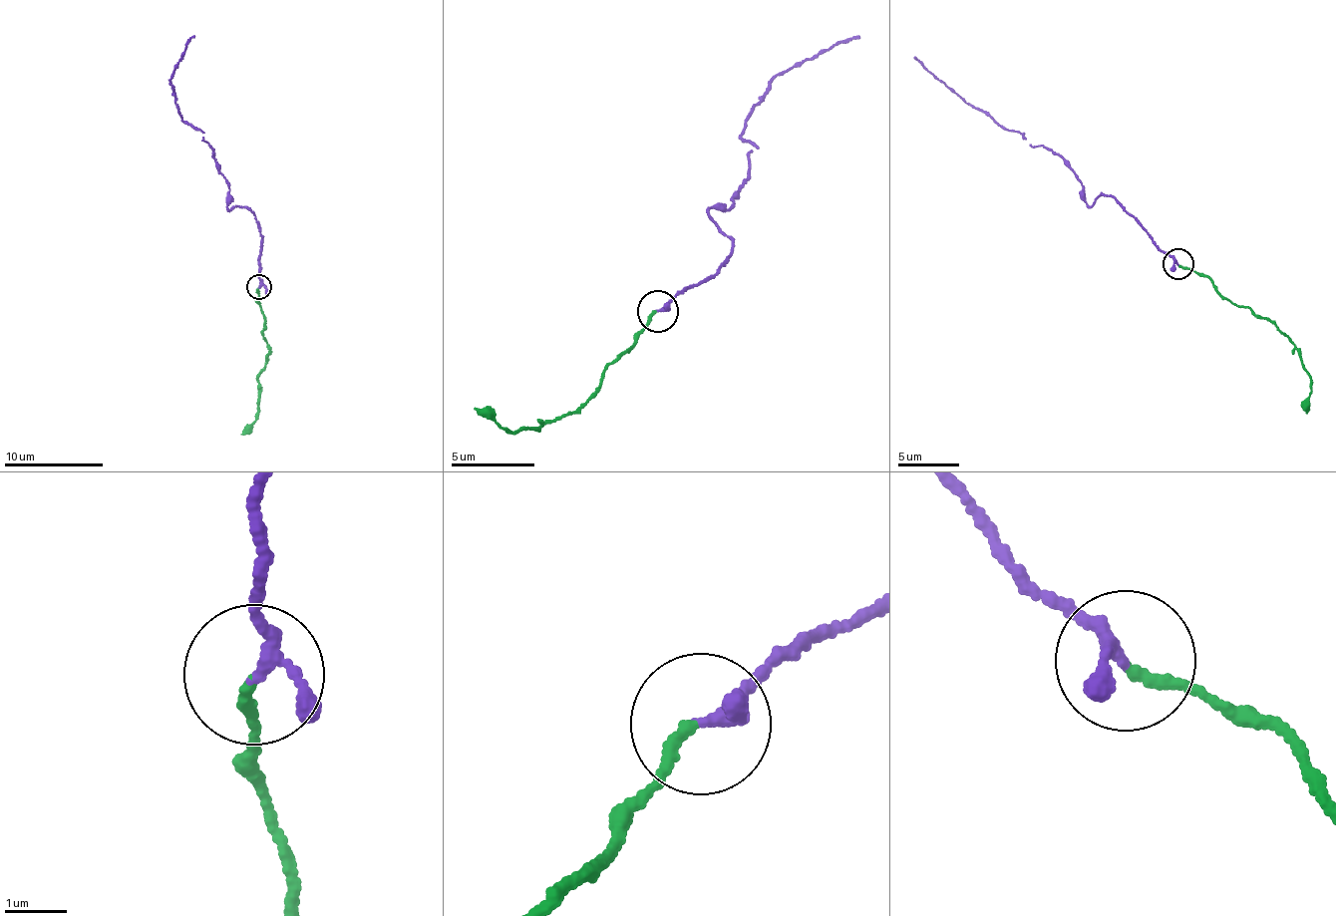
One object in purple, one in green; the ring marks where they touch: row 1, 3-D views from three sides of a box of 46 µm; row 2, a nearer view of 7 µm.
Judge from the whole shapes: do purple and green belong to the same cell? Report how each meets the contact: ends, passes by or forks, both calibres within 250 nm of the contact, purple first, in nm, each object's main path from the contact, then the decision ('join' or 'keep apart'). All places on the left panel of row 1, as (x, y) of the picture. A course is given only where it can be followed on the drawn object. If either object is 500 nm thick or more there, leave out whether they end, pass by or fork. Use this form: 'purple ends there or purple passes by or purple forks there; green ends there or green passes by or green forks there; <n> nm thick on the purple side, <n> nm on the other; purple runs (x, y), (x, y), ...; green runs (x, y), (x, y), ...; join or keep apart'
purple passes by; green ends there; 160 nm thick on the purple side, 160 nm on the other; purple runs (258, 287), (262, 245), (253, 214), (228, 209), (228, 179), (202, 133), (177, 113), (171, 77), (192, 36); green runs (258, 287), (265, 320), (263, 338), (270, 349), (257, 391), (256, 422), (240, 435); join

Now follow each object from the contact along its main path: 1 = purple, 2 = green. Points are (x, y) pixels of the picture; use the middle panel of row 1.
1: (656, 310), (730, 252), (708, 212), (736, 207), (756, 150), (745, 116), (780, 74), (858, 35)
2: (656, 310), (626, 352), (602, 373), (596, 393), (559, 418), (531, 429), (502, 429), (473, 409)

